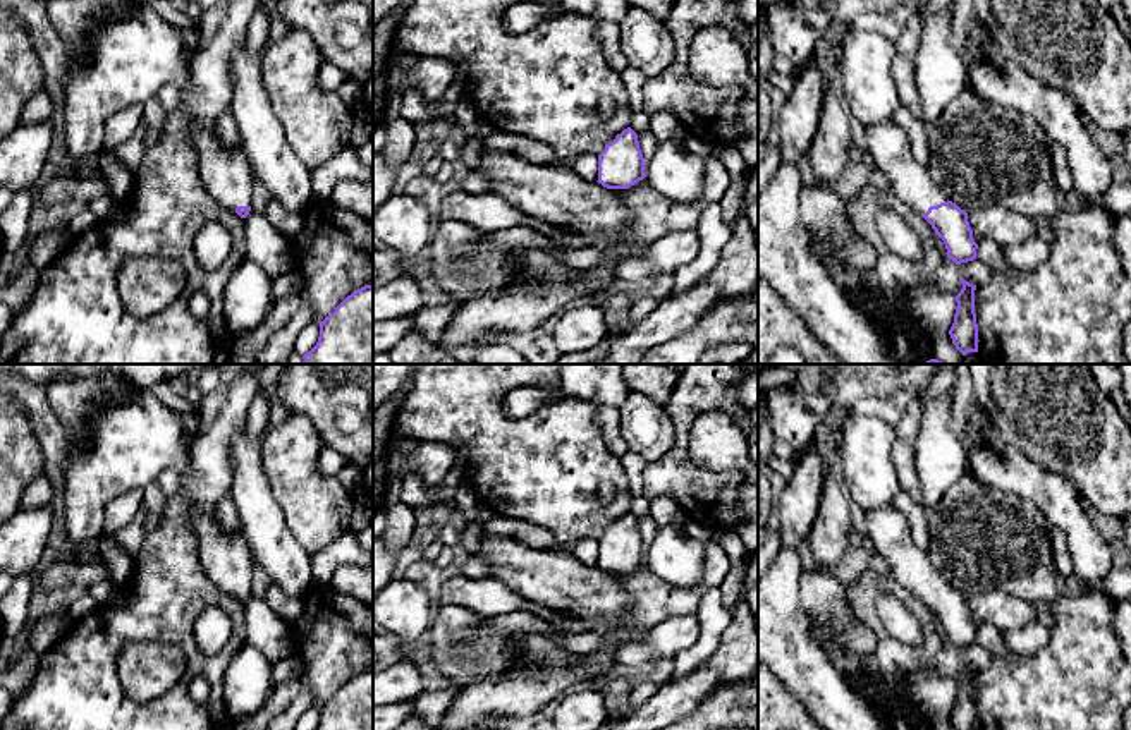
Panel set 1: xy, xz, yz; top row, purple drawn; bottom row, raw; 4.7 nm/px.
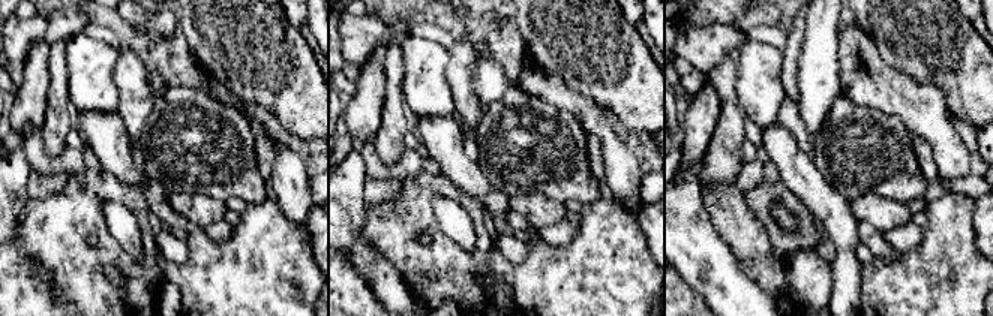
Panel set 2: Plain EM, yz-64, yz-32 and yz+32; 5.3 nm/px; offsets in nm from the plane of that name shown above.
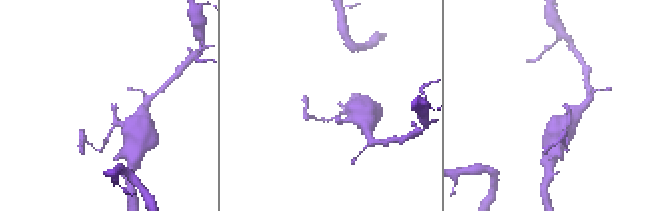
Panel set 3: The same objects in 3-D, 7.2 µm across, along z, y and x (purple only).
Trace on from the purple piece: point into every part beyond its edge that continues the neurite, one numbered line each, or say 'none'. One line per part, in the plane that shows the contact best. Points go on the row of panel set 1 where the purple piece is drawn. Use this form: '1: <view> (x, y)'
1: yz (889, 146)

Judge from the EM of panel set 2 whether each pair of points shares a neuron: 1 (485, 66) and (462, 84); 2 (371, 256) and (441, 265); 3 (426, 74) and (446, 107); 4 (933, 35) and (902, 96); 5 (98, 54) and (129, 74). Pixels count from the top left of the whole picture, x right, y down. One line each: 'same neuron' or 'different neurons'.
1: different neurons
2: different neurons
3: same neuron
4: different neurons
5: different neurons

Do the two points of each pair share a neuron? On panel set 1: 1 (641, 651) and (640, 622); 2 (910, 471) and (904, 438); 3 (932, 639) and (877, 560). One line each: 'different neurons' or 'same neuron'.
1: different neurons
2: same neuron
3: different neurons

